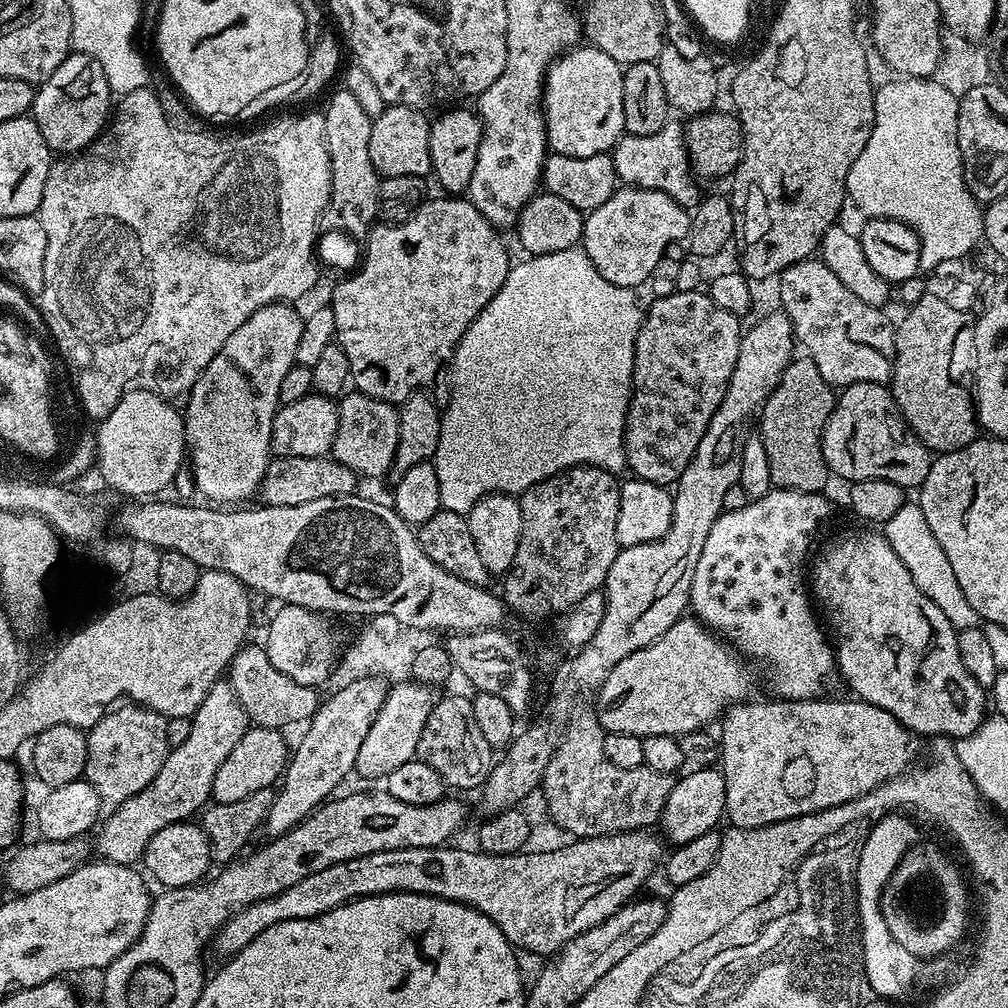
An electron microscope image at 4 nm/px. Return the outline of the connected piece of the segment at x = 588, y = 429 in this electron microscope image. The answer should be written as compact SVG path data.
M580 246L541 256L528 256L521 264L513 263L509 267L506 282L502 282L502 290L498 290L498 294L490 298L482 314L474 318L466 334L462 334L452 356L452 397L448 400L448 409L445 407L442 412L438 450L434 457L438 474L438 494L443 511L467 517L468 511L491 492L519 494L554 474L568 468L577 468L579 464L592 464L595 468L617 474L625 471L627 456L624 449L624 429L627 426L628 404L632 398L635 342L646 315L645 309L640 309L640 300L636 295L631 288L606 282L606 278L598 274L594 262L590 262L590 258Z

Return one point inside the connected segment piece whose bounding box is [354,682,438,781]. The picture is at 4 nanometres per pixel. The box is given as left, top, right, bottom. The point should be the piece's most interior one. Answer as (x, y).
(393, 739)

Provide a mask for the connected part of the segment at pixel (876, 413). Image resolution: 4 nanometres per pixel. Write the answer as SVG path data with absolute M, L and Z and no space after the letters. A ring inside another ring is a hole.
M858 381L845 387L837 395L834 410L824 427L824 457L828 463L829 473L833 477L841 476L844 482L882 478L886 482L902 486L905 490L919 489L933 461L928 447L912 433L901 416L891 391L883 384L868 381Z

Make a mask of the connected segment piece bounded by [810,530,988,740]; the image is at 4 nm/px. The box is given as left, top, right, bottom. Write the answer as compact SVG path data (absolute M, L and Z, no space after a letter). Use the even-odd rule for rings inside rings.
M864 531L868 532L844 534L834 539L823 550L814 568L814 580L810 582L813 599L825 612L824 620L834 641L839 675L857 699L893 714L913 735L956 740L969 736L985 723L988 696L962 664L957 630L941 608L914 583L905 563L894 553L883 533Z

